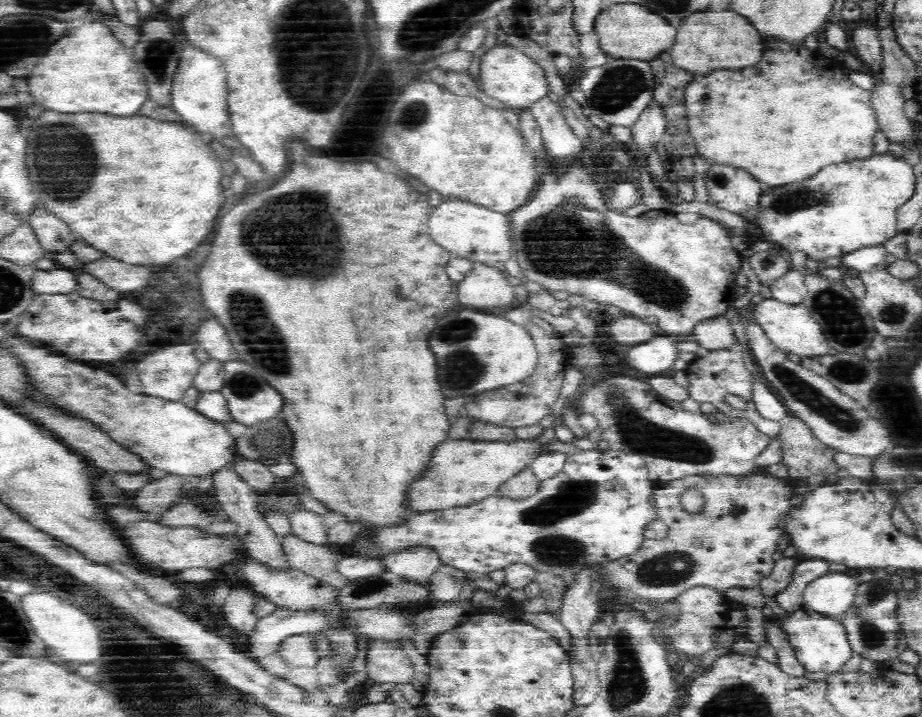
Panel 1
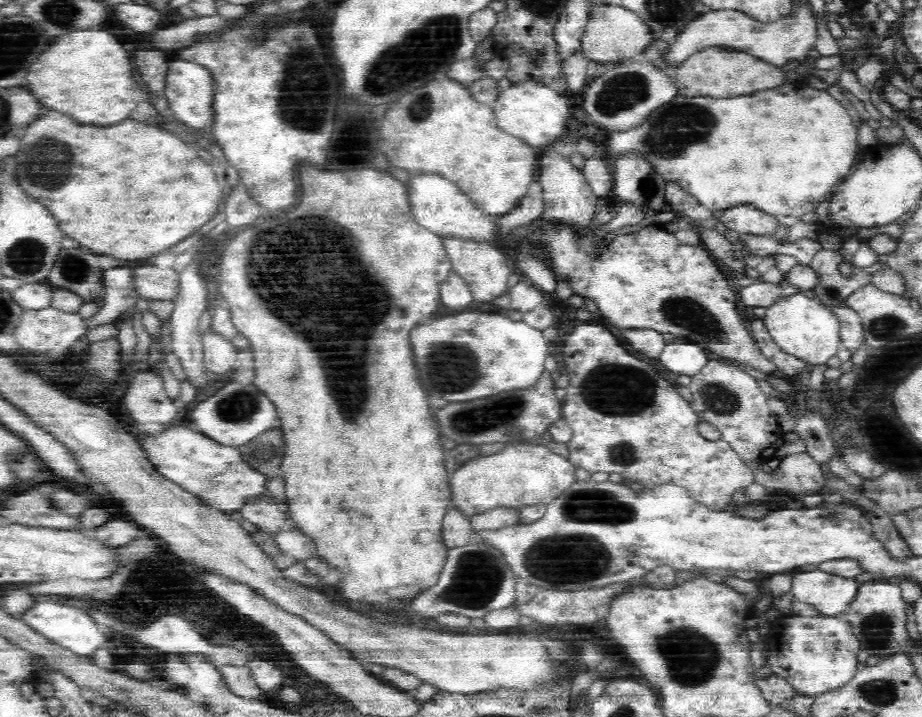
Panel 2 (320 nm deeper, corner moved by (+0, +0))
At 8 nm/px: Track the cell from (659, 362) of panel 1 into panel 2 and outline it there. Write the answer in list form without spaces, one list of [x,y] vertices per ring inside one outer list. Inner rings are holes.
[[[666,340],[659,360],[670,371],[678,374],[696,374],[711,355],[699,344],[686,340]]]

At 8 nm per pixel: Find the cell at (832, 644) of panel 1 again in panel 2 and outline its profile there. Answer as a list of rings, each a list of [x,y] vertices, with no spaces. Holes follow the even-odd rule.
[[[819,613],[816,616],[781,616],[774,624],[781,631],[779,641],[782,646],[781,650],[768,650],[768,665],[772,673],[782,676],[793,691],[816,695],[848,684],[855,676],[861,650],[849,622]]]

